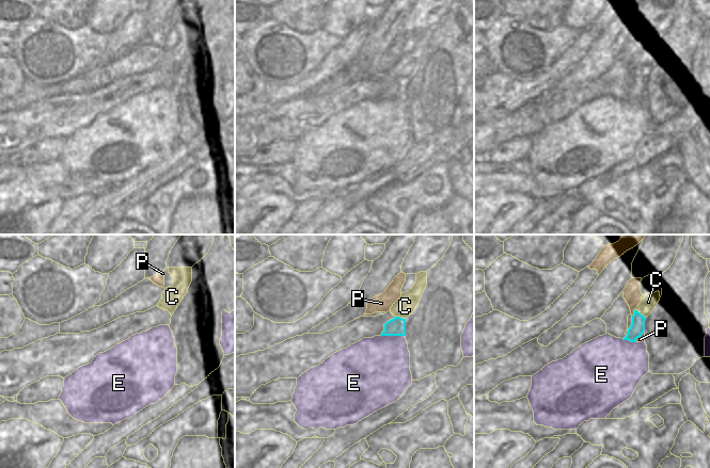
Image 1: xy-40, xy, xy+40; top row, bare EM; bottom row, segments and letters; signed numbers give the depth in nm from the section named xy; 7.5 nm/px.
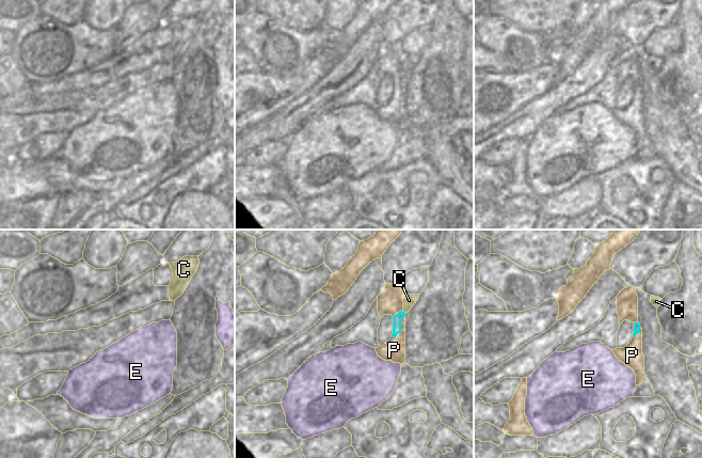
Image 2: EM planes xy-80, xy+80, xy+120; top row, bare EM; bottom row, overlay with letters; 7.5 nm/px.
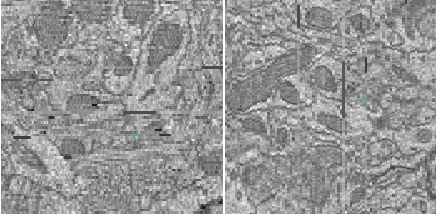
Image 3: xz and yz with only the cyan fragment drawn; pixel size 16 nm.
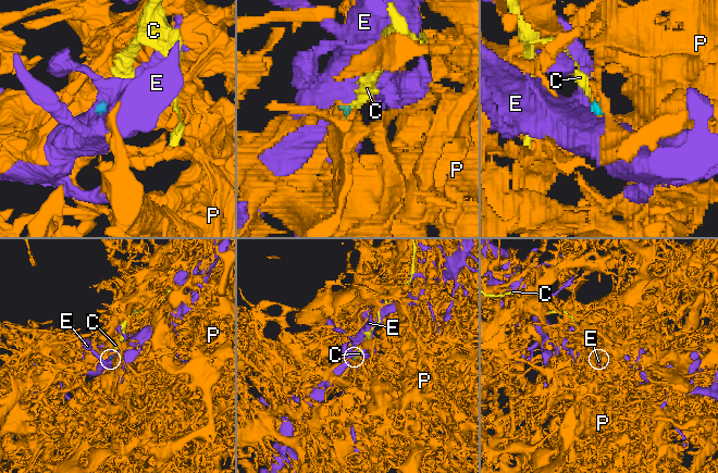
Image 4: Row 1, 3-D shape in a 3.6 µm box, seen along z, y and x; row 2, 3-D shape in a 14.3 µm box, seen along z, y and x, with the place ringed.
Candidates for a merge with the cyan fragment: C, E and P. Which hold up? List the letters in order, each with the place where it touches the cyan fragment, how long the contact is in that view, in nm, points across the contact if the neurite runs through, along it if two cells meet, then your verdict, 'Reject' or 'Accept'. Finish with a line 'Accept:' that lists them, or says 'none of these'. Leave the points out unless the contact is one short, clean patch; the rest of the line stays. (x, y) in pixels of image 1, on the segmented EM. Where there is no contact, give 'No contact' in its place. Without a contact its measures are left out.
C: Touches cyan at xy+40 (640, 312). Shared border 110 nm. Boundary: xy+40 (635, 309), (646, 317). Reject
E: Touches cyan at xy (393, 335). Shared border 190 nm. Boundary: xy (380, 335), (405, 336). Reject
P: Touches cyan at xy+40 (634, 312). Shared border 60 nm. Boundary: xy+40 (634, 309), (632, 316). Reject
Accept: none of these

